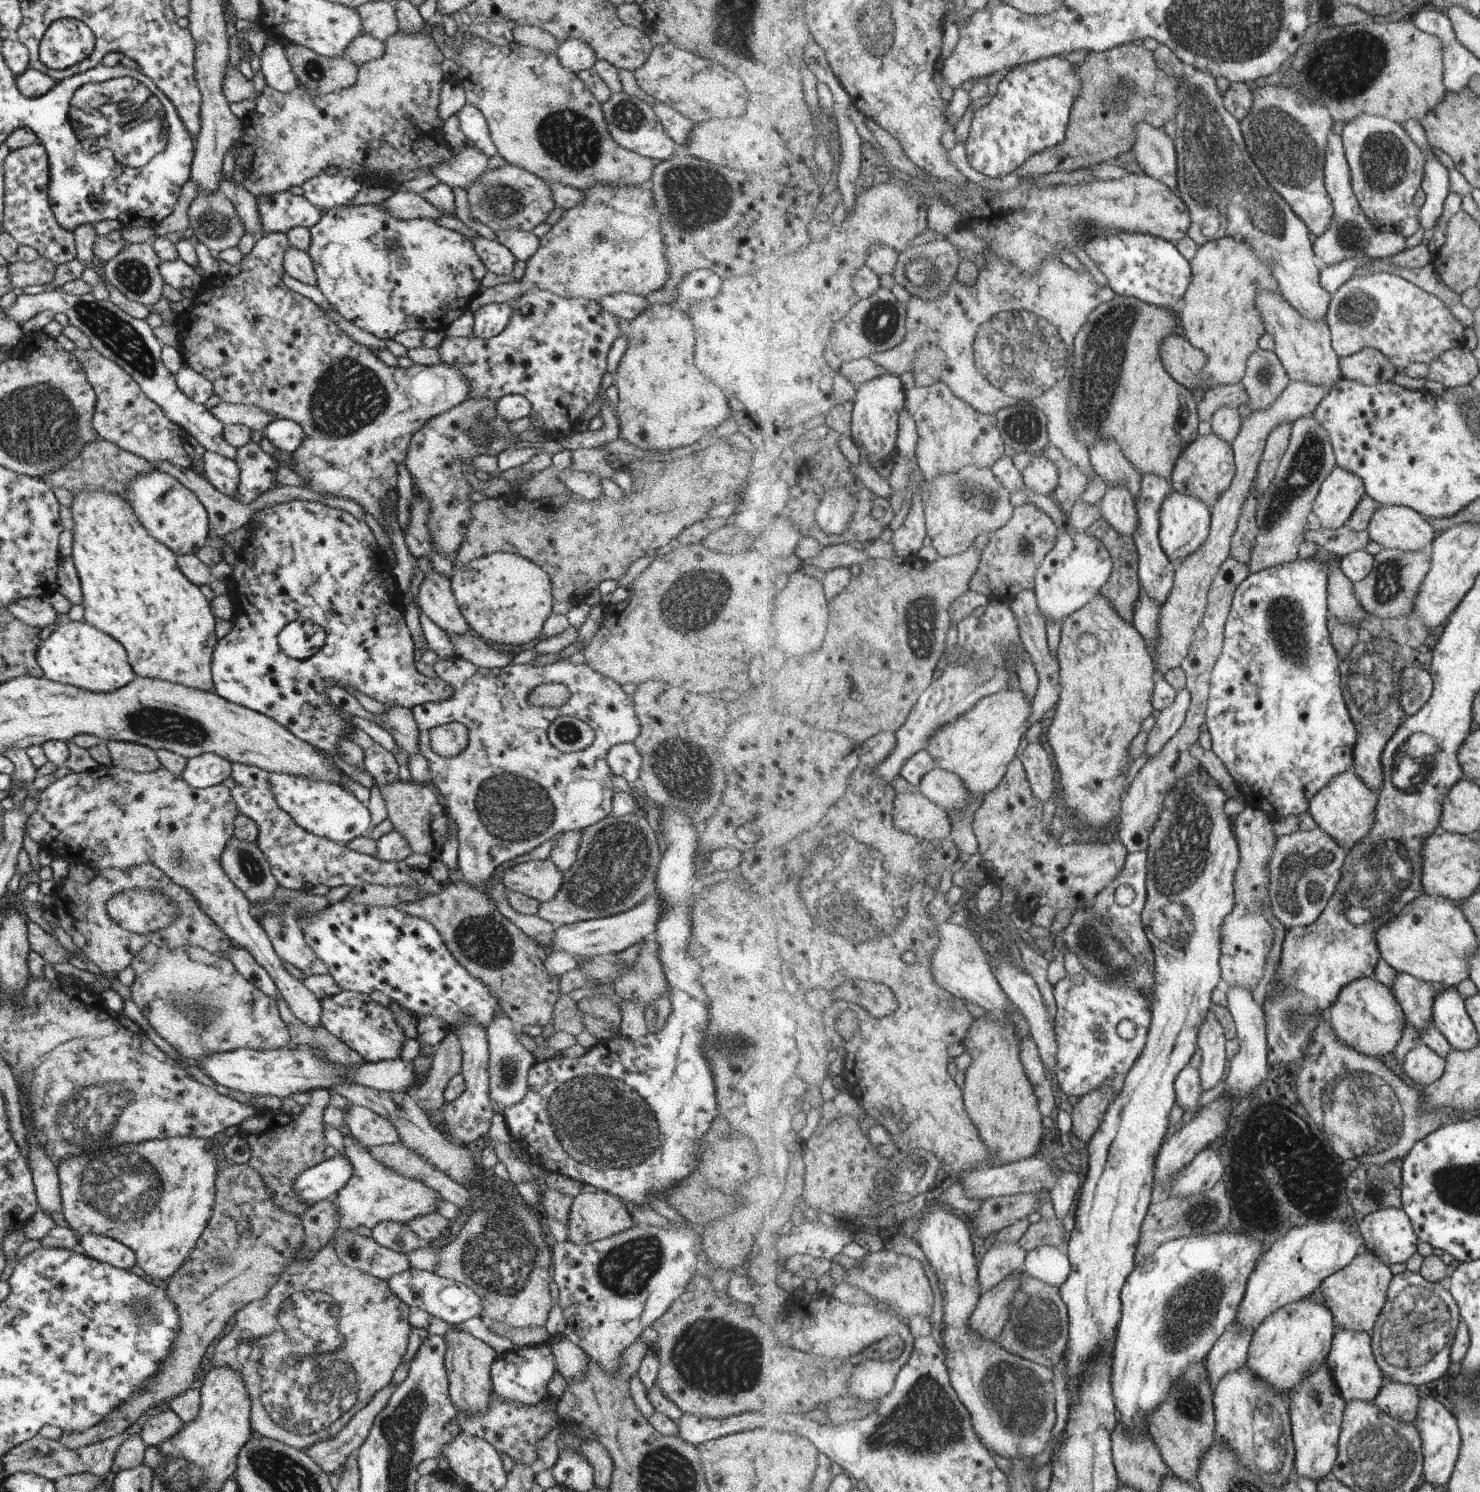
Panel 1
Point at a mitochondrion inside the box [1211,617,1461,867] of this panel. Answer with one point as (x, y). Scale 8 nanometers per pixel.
(1371, 682)

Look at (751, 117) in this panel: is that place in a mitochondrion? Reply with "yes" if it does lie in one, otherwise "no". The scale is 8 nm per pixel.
no

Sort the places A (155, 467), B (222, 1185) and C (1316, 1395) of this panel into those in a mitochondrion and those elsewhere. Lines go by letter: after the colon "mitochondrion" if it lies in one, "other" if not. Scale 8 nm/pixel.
A: other
B: other
C: mitochondrion

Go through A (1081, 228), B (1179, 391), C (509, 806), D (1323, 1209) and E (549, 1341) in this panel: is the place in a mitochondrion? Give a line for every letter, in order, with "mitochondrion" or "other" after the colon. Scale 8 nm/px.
A: mitochondrion
B: other
C: mitochondrion
D: other
E: other

